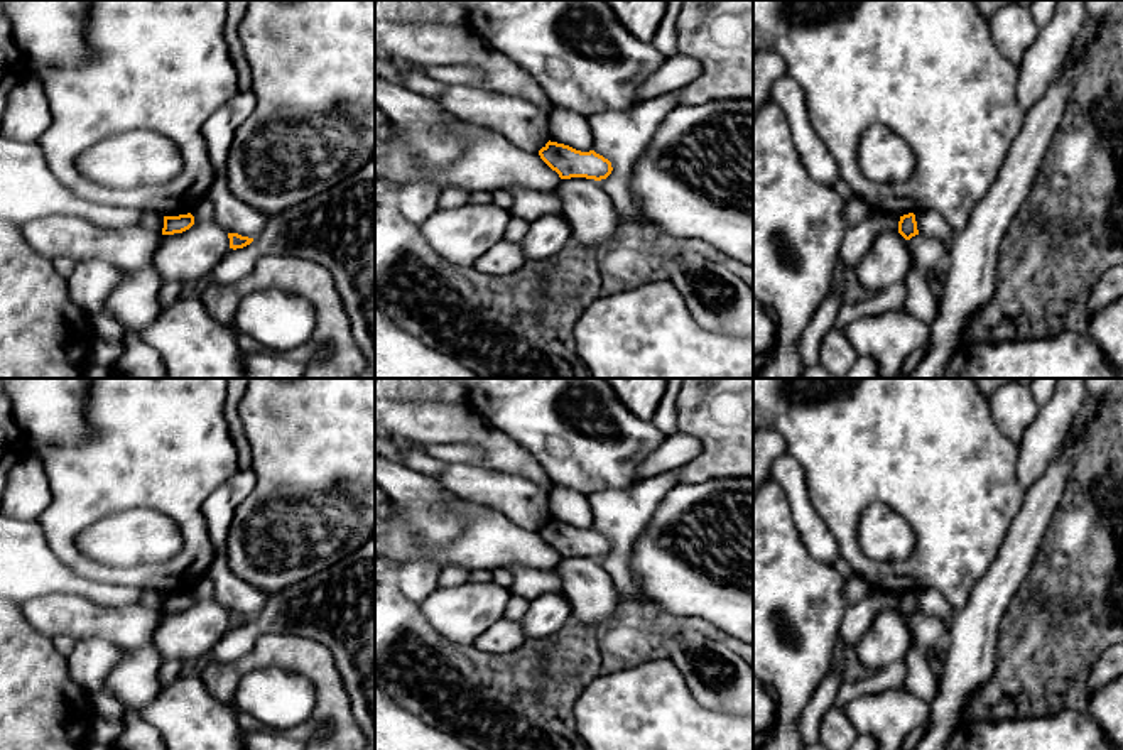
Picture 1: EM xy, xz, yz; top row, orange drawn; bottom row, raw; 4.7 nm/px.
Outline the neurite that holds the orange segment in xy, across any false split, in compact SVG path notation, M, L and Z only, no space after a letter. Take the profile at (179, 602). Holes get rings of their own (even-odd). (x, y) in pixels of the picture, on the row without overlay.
M191 591L179 595L164 595L162 613L174 613L189 608L194 603L194 595Z

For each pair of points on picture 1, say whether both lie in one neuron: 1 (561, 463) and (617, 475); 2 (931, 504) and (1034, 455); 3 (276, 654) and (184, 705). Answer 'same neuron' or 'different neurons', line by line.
1: same neuron
2: different neurons
3: different neurons

